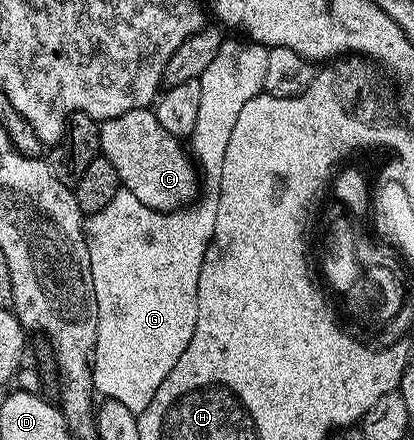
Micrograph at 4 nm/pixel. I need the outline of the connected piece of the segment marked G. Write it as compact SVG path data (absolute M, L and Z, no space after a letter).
M122 188L117 192L117 196L113 196L113 200L109 200L109 204L105 204L105 208L101 208L101 212L90 215L86 219L83 235L87 237L89 268L93 272L93 292L97 296L97 312L99 313L95 353L91 360L91 385L96 395L117 400L117 404L123 404L125 408L129 408L129 412L138 416L149 404L149 400L153 400L157 388L161 388L161 380L165 380L165 376L173 372L173 364L177 364L181 352L189 348L189 340L193 340L193 328L197 328L197 280L201 276L201 264L205 260L207 245L211 242L216 224L217 204L214 197L209 196L204 202L196 201L182 210L154 210L141 204L141 200L133 196L133 192Z

